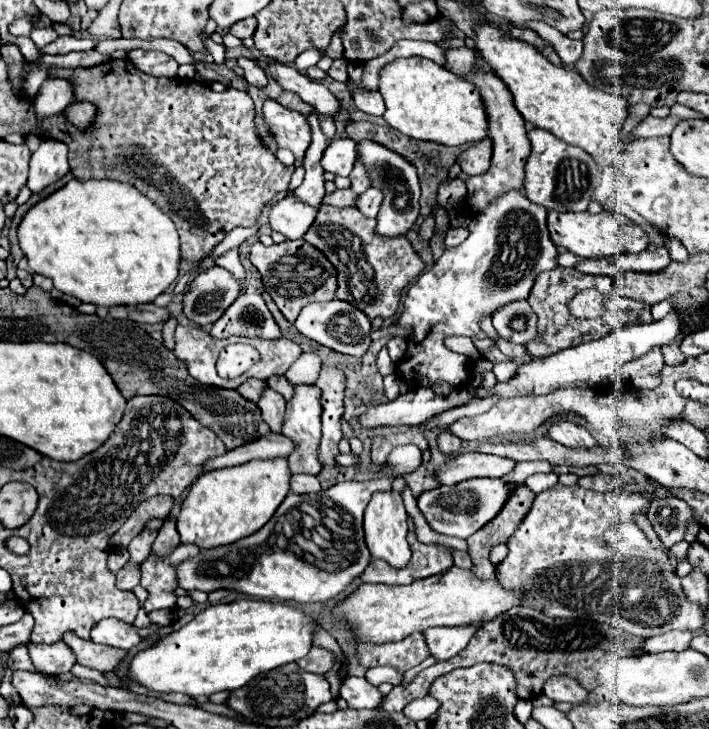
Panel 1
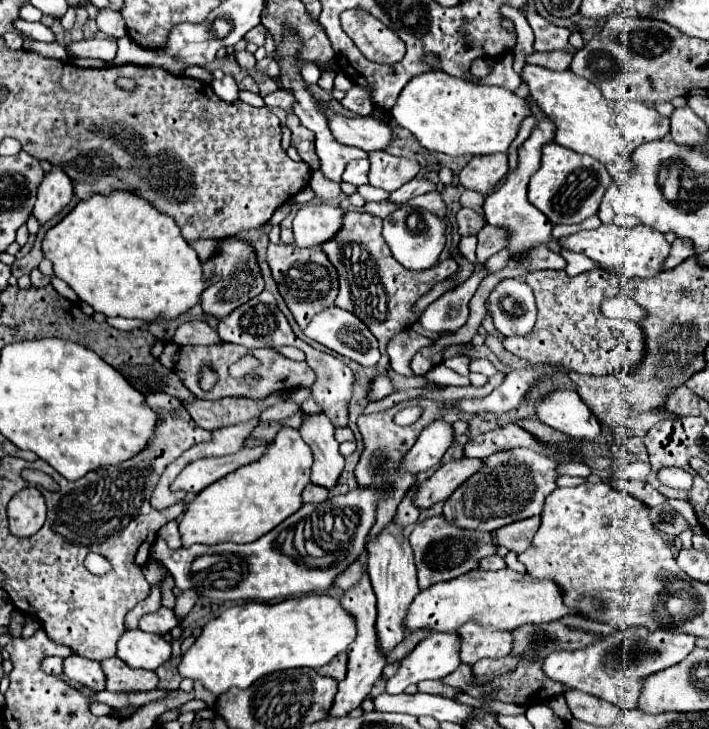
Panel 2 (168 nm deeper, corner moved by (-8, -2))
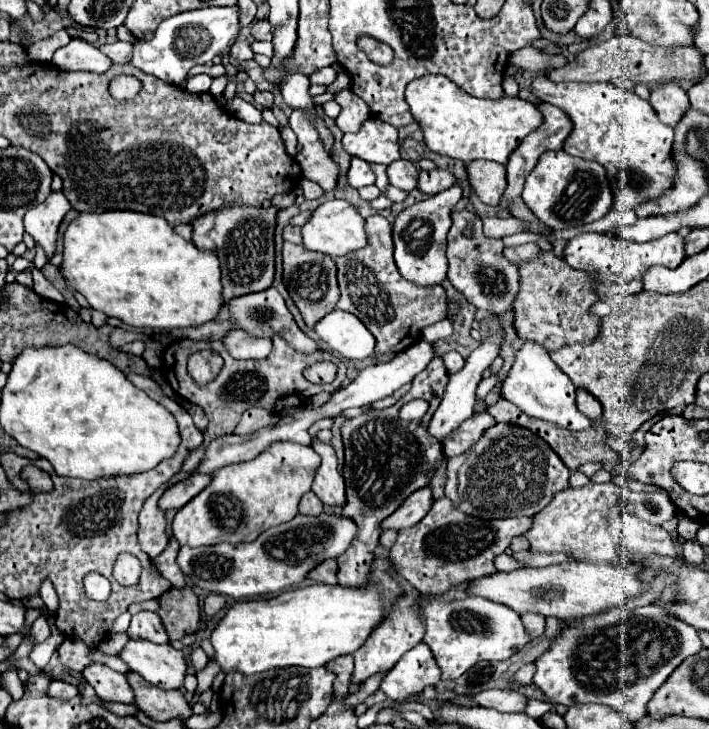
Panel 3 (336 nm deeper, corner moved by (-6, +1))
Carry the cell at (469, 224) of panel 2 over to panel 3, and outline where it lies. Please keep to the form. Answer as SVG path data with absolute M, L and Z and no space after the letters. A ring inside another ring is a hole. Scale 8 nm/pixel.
M453 211L453 225L447 233L447 259L449 259L449 281L451 285L465 295L465 299L477 309L503 315L513 307L513 301L519 293L519 271L517 265L509 263L503 257L503 241L485 237L481 219L471 211ZM473 223L473 237L463 237L463 229Z

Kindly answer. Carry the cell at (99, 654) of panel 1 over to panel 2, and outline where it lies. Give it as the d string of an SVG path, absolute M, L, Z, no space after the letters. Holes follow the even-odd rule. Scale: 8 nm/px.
M111 656L101 662L107 678L107 690L153 690L157 688L157 674L151 670L135 670L127 666L121 658Z

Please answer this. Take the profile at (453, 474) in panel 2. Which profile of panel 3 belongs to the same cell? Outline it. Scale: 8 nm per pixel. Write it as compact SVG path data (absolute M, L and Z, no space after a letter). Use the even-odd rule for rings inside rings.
M429 487L415 491L413 495L409 495L409 497L403 501L403 505L401 505L393 515L389 515L389 517L381 523L381 529L383 529L383 531L387 531L387 529L401 531L401 529L413 527L421 517L427 515L431 503L433 503L433 495L431 495L431 489L429 489Z

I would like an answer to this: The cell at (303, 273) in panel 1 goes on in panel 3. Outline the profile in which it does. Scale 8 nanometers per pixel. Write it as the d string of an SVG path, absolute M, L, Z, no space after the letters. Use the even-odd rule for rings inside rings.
M285 241L283 243L283 283L293 297L295 305L299 307L307 327L315 327L329 311L335 309L339 301L339 287L337 287L337 267L329 255L313 253L303 245L295 245Z

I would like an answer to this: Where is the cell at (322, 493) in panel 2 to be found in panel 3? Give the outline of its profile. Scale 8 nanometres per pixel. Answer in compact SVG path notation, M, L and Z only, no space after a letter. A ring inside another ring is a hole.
M309 491L307 495L303 495L303 499L301 499L301 503L299 503L299 513L301 513L301 515L317 517L317 515L321 515L321 511L323 511L323 505L321 505L321 501L317 499L317 495L313 495L311 491Z

